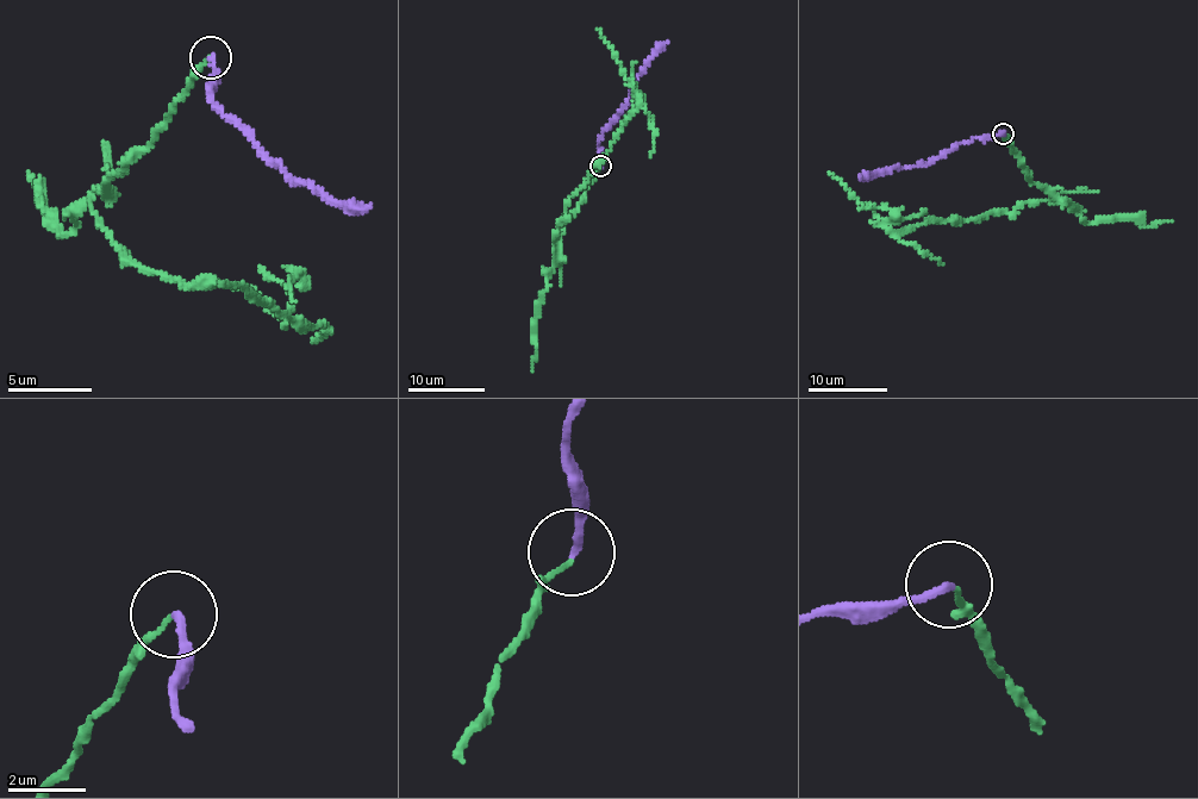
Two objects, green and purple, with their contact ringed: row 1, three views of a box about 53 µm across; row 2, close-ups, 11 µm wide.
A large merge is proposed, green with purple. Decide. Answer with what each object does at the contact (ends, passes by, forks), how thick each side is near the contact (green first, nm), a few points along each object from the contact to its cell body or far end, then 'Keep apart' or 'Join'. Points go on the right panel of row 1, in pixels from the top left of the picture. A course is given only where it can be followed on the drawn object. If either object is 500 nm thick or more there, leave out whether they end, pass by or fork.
At the ring green ends. At the ring purple ends. Thickness 110 nm (green) against 200 nm. Course of green: (1003, 133), (1031, 181), (1066, 201), (1029, 201), (1011, 211), (933, 220), (892, 232), (828, 172). Course of purple: (1003, 133), (963, 142), (929, 162), (861, 176). Keep apart

